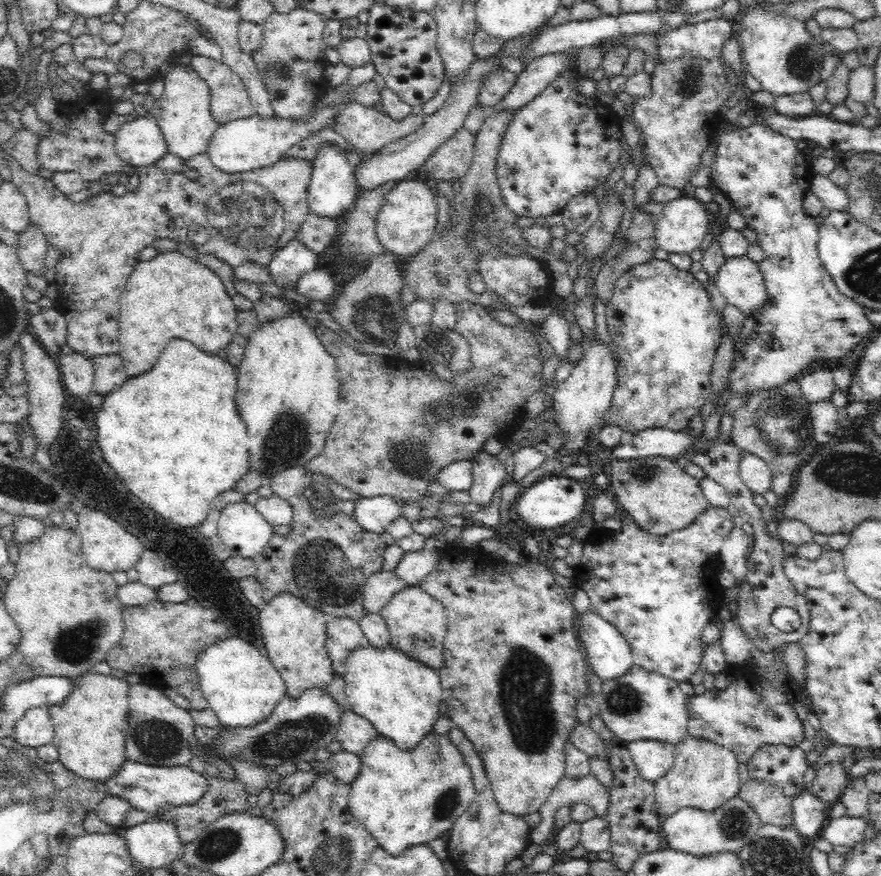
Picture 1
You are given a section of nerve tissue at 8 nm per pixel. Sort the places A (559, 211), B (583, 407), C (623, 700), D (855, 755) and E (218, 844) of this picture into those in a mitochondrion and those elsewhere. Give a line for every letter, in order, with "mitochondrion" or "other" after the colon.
A: other
B: other
C: mitochondrion
D: other
E: mitochondrion

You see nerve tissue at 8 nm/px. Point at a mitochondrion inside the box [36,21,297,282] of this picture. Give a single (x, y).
(246, 216)

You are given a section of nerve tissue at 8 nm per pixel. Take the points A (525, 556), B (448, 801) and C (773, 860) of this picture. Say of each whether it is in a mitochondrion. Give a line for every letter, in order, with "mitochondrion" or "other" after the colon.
A: other
B: mitochondrion
C: mitochondrion

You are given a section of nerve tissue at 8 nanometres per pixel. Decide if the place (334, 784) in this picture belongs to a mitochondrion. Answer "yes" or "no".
no

